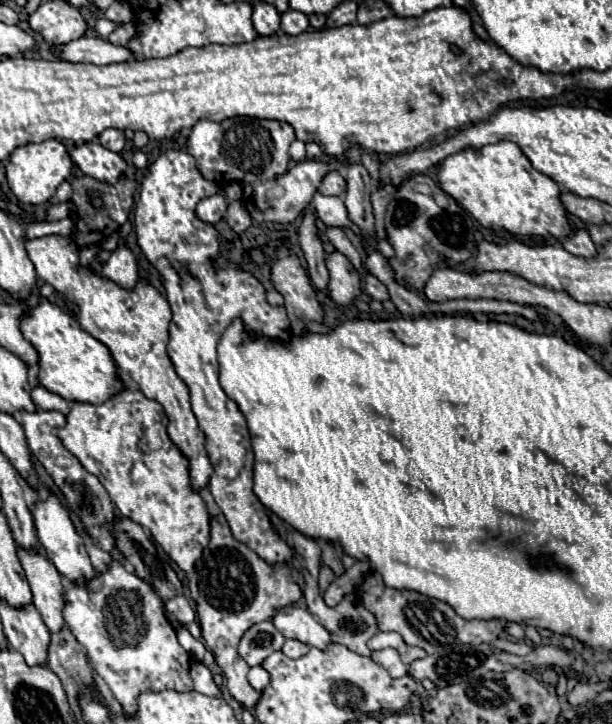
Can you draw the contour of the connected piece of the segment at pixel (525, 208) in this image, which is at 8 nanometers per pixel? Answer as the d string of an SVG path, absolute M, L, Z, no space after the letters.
M511 141L485 145L483 149L465 149L449 155L439 167L439 185L461 207L465 207L483 227L505 229L523 237L567 237L571 225L559 199L561 187L547 175L535 171L529 159Z

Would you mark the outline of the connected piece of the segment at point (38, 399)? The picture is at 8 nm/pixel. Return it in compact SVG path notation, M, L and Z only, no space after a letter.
M35 387L35 389L31 391L31 397L33 397L33 403L35 403L39 409L43 409L43 411L59 411L59 413L67 415L69 409L71 409L71 405L69 405L65 399L61 399L61 397L55 395L55 393L49 393L45 387Z

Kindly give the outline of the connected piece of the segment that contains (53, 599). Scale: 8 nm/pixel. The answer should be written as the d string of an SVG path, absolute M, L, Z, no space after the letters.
M17 549L19 559L23 563L27 581L33 591L33 605L41 613L45 625L49 627L51 633L57 633L65 627L63 621L63 607L67 605L65 601L65 587L59 571L55 571L55 565L47 561L41 551L29 553L25 549Z

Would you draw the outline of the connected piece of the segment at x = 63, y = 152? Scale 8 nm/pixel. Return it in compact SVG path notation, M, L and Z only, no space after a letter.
M49 139L43 143L29 143L29 145L17 147L11 153L11 159L7 163L9 189L15 193L15 197L21 203L31 203L31 205L47 203L55 195L57 187L69 177L71 169L73 169L73 161L61 141Z

